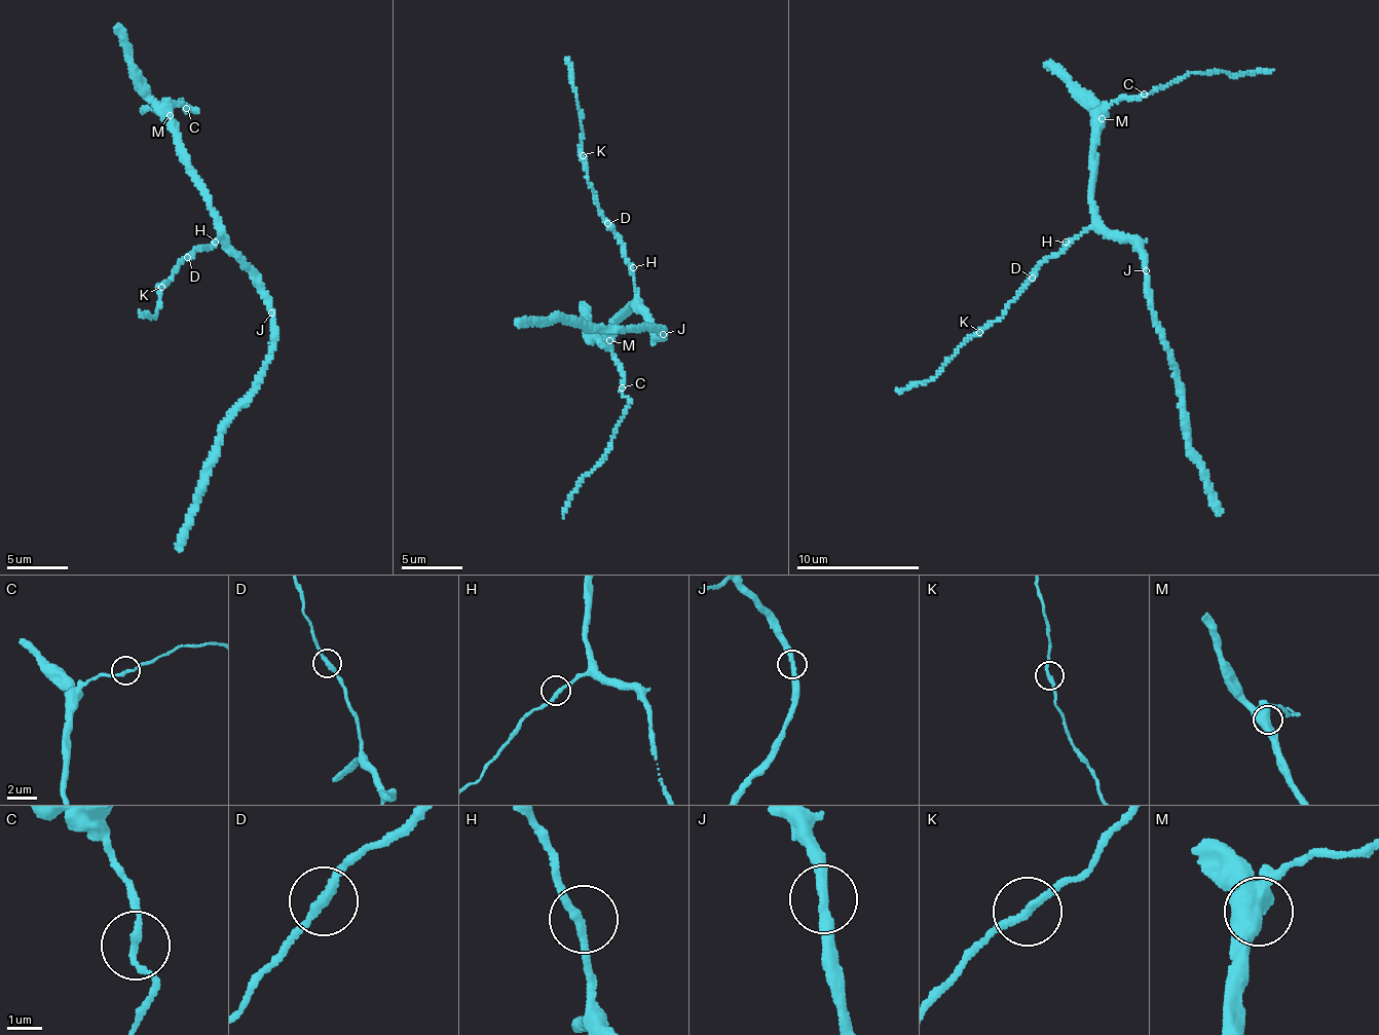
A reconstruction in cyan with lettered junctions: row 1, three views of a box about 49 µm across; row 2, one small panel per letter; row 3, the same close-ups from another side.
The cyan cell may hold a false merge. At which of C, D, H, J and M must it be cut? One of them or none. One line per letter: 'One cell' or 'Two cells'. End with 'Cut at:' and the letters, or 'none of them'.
C: One cell
D: One cell
H: One cell
J: One cell
M: One cell
Cut at: none of them

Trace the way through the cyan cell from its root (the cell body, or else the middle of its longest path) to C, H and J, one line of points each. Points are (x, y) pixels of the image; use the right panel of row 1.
C: (1105, 227), (1092, 200), (1092, 157), (1100, 116), (1114, 101), (1144, 94)
H: (1105, 227), (1083, 228), (1066, 242)
J: (1105, 227), (1133, 245), (1141, 253), (1146, 270)

